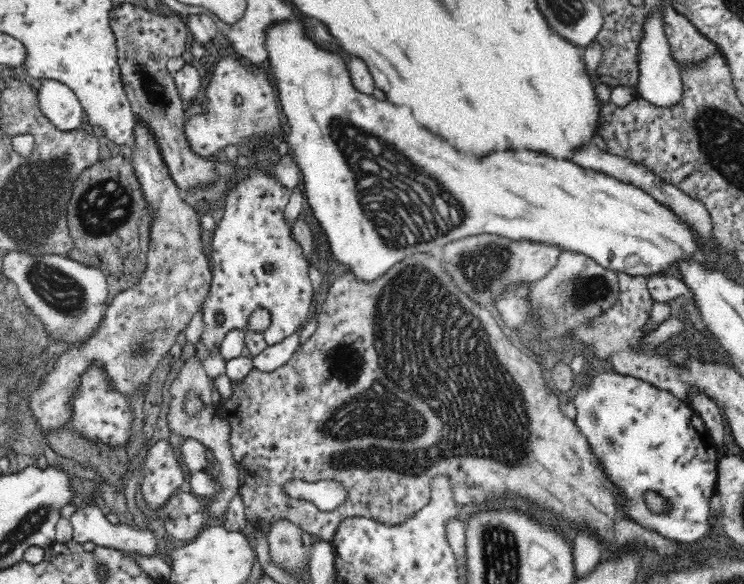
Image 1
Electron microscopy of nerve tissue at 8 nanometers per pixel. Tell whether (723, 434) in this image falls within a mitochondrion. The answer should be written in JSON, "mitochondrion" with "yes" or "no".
{"mitochondrion":"no"}

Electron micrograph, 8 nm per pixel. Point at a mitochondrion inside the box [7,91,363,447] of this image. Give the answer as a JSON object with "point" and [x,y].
{"point":[94,208]}

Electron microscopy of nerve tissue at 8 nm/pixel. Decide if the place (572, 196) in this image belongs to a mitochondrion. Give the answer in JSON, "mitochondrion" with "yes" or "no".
{"mitochondrion":"no"}

